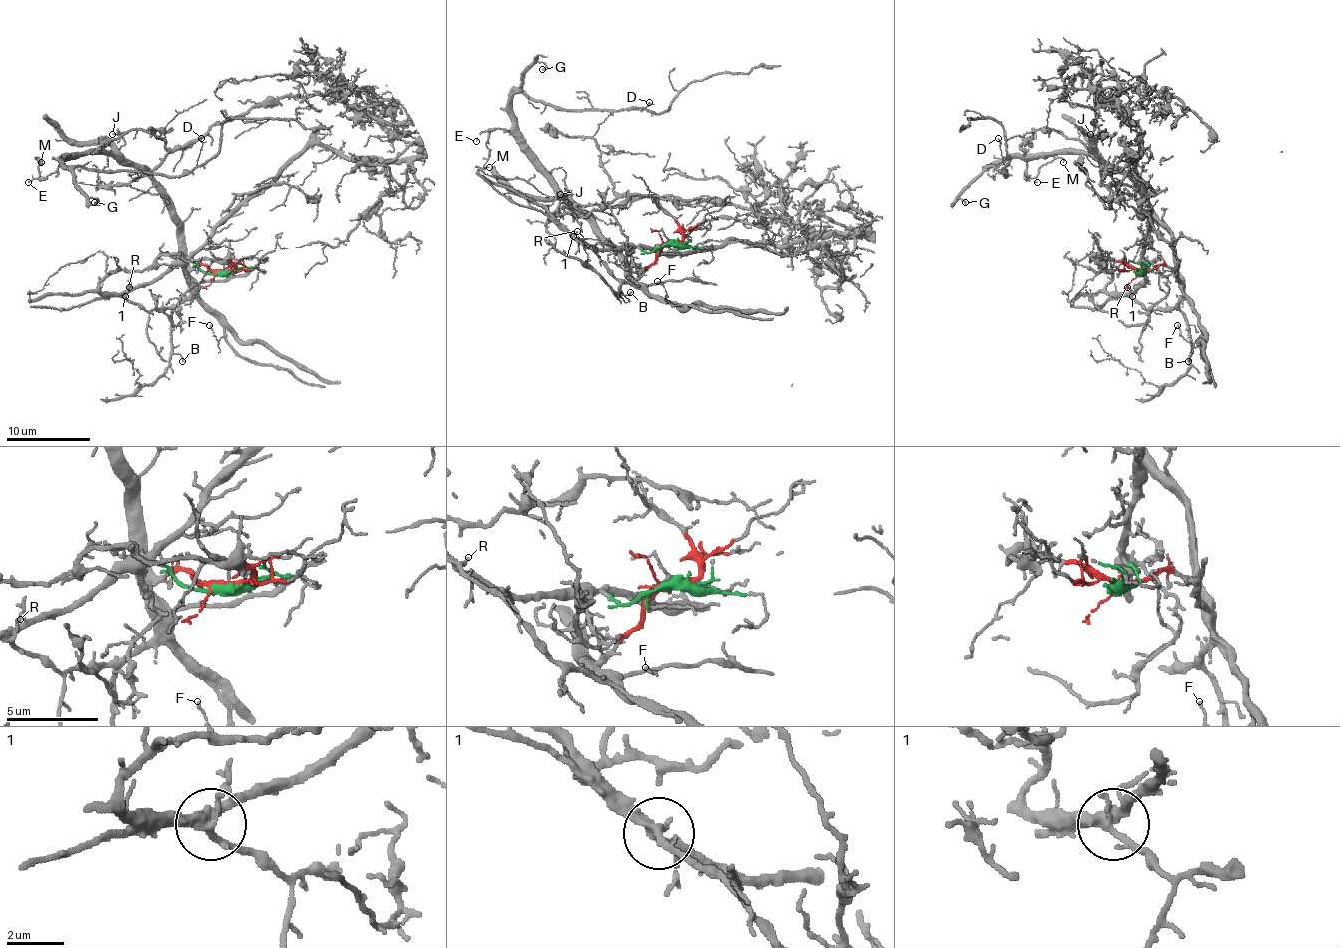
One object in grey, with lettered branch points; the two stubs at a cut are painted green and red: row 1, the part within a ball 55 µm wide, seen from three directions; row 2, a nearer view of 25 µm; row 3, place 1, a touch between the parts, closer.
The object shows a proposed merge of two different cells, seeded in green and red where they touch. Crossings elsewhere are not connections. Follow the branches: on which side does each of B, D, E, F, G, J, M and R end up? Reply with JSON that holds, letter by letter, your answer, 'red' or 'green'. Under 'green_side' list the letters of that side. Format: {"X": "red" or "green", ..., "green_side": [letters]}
{"B": "red", "D": "red", "E": "red", "F": "red", "G": "red", "J": "red", "M": "red", "R": "red", "green_side": []}

